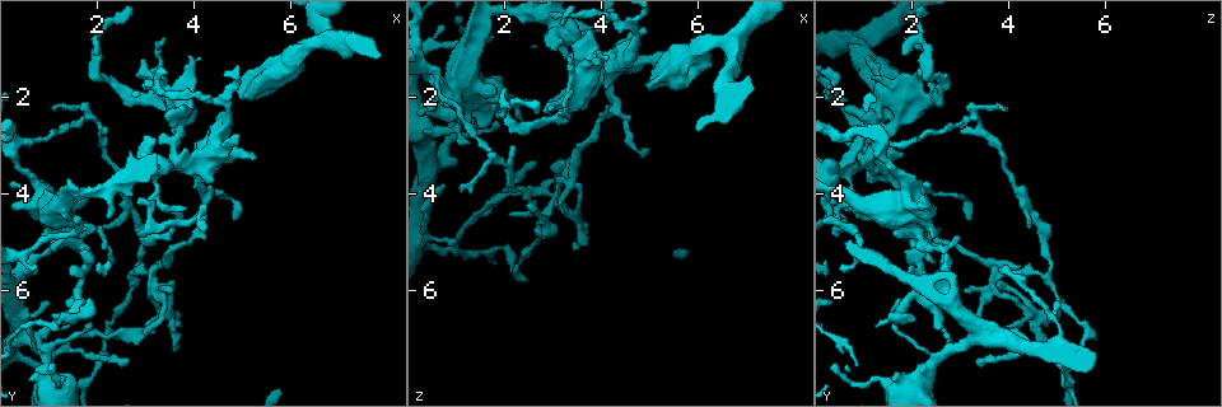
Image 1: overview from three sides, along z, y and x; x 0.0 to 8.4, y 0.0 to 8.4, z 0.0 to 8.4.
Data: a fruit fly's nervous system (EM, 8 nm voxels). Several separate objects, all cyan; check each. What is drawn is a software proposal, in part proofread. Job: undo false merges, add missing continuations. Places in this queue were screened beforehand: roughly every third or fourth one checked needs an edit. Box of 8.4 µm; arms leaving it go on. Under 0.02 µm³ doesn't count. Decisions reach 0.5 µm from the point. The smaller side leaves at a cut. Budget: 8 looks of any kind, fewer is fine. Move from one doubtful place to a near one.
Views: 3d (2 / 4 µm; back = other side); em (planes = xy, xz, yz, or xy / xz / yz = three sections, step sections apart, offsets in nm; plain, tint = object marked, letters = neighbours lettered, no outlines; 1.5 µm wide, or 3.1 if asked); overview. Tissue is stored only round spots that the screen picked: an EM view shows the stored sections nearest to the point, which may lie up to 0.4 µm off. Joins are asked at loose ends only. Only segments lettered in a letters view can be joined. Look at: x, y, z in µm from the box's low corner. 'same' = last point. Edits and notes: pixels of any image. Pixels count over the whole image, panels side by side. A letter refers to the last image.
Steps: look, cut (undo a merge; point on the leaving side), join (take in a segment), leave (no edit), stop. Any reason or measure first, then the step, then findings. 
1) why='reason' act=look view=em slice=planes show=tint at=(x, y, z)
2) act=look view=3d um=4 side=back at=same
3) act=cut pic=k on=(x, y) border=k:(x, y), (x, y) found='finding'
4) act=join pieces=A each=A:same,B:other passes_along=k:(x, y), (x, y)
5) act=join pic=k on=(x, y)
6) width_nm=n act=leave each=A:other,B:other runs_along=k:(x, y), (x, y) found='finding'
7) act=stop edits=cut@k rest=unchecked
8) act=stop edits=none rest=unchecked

why='sudden change in width' act=look view=3d um=2 at=(0.55, 3.55, 1.75)

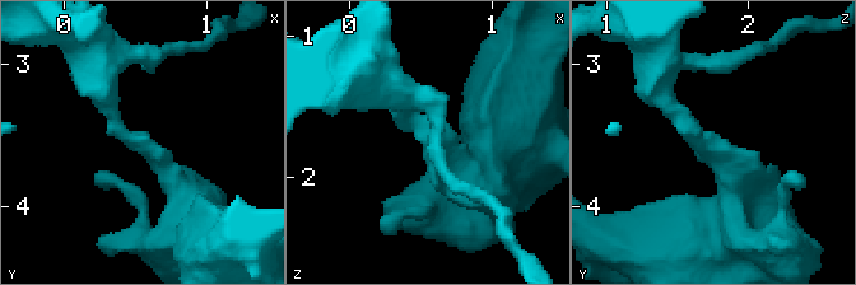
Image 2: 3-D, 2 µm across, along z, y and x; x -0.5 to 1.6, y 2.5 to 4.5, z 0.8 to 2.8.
act=look view=em slice=planes show=tint at=(0.54, 3.60, 1.70)

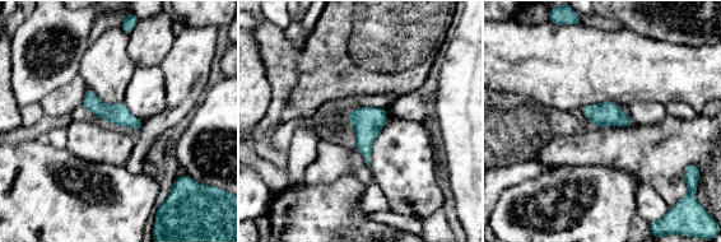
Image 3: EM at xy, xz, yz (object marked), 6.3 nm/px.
why='see the neighbours' act=look view=em slice=planes show=letters at=same

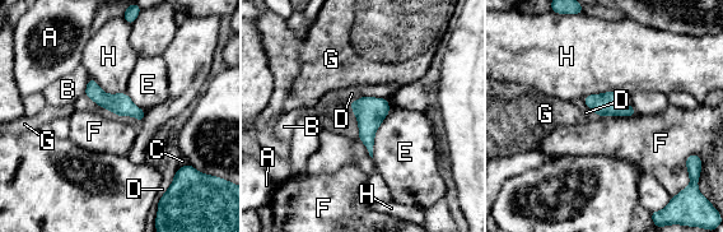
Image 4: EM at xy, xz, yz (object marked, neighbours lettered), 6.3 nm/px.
act=leave each=A:other,B:other,C:other,D:other,E:other,F:other,G:other,H:other found='all the same cell'

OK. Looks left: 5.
why='free end' act=look view=em slice=planes show=tint at=(5.20, 3.25, 1.15)

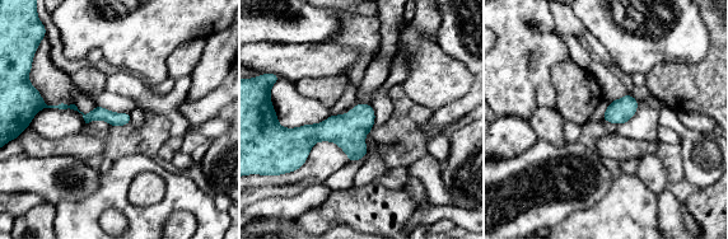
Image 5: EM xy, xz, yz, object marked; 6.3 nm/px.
act=look view=em slice=planes show=letters at=same

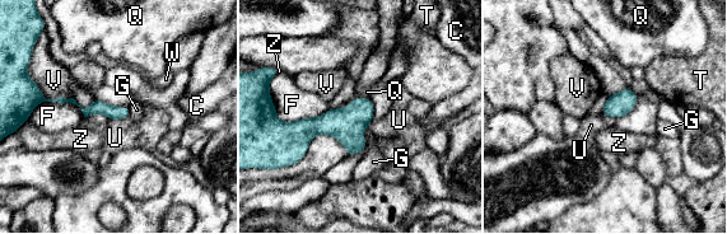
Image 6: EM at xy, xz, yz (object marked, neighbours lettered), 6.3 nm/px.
act=leave each=C:other,F:other,G:other,Q:other,T:other,U:other,V:other,W:other,Z:other runs_along=6:(369, 107), (349, 123), (285, 126) found='no lettered segment goes on from it'

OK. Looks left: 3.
act=stop edits=none rest=unchecked

